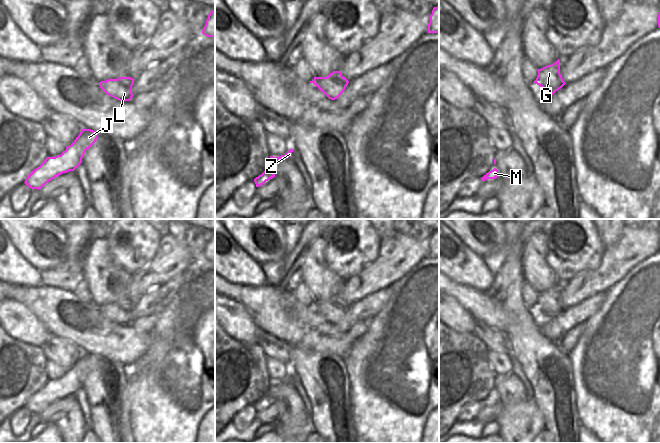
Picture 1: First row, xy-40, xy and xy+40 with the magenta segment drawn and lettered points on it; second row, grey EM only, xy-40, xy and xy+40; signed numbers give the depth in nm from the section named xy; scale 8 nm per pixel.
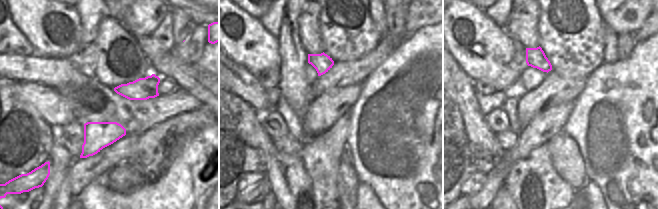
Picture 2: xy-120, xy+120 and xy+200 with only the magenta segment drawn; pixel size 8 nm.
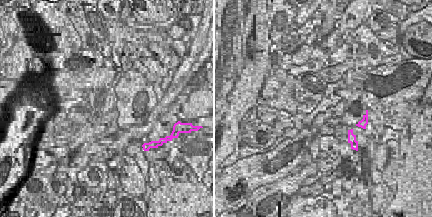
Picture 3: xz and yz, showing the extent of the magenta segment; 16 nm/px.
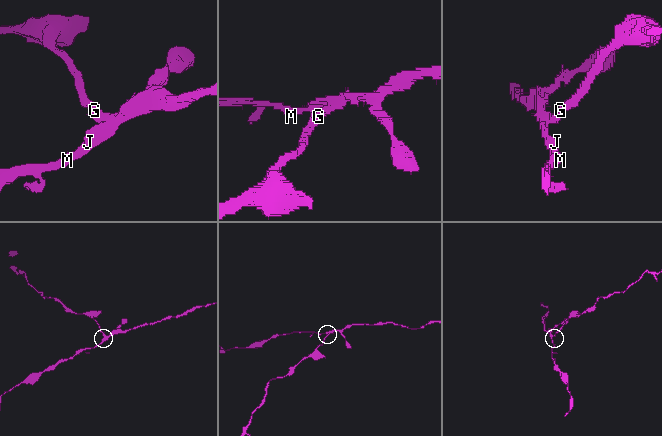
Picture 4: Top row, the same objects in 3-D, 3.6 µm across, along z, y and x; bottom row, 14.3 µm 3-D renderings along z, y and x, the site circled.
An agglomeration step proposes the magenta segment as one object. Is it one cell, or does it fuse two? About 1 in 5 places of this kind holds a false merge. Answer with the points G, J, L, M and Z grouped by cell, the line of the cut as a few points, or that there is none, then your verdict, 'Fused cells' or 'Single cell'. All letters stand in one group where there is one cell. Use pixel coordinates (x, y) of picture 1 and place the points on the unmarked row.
Groups: G / J L M Z. Split along xy (347, 304), (335, 304), (324, 317). Fused cells

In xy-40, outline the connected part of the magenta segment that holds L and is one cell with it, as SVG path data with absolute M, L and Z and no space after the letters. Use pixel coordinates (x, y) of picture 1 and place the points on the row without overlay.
M119 301L117 305L107 305L102 313L107 319L119 324L130 325L134 320L132 310L134 303L131 301Z

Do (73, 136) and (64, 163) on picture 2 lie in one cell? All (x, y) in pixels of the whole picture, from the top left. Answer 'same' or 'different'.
different

